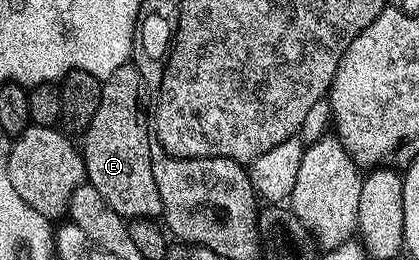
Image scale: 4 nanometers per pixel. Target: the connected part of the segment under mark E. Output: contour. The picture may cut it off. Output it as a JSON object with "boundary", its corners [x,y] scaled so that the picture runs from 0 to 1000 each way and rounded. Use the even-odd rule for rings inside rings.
{"boundary":[[[305,246],[279,262],[279,277],[243,304],[243,319],[241,400],[232,400],[232,431],[196,519],[200,531],[198,562],[193,546],[193,588],[205,696],[222,723],[232,723],[232,738],[241,738],[246,781],[270,800],[270,815],[286,823],[294,842],[377,842],[389,819],[389,788],[375,738],[375,692],[365,692],[360,642],[365,515],[356,496],[356,350],[346,338],[346,308],[337,308],[337,277],[327,277],[322,254]]]}

